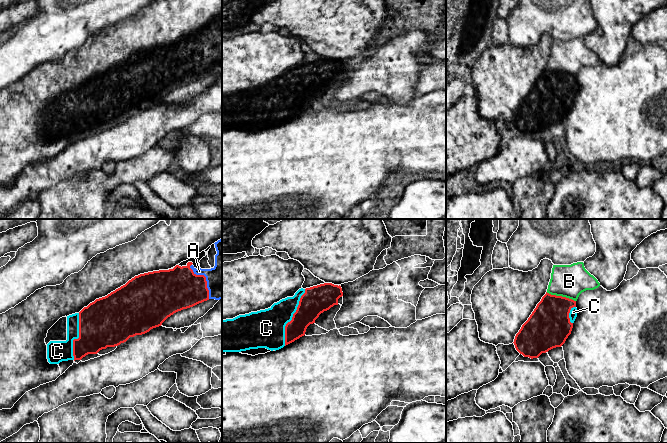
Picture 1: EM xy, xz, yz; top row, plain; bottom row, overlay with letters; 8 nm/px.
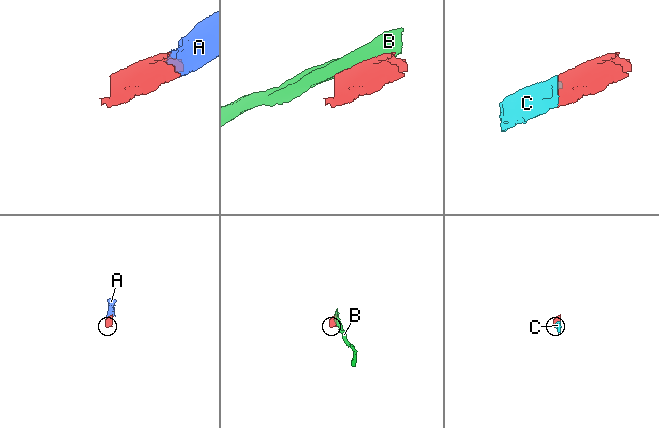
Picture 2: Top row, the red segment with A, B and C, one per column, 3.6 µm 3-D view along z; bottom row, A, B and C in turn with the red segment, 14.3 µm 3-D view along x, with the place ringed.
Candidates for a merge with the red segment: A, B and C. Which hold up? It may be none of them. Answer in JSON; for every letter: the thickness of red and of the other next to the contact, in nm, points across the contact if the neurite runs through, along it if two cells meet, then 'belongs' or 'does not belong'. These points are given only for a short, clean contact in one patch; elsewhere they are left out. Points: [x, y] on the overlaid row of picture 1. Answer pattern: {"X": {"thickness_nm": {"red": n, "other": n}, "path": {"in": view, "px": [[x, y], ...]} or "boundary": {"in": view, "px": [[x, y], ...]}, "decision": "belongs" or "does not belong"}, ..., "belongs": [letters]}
{"A": {"thickness_nm": {"red": 340, "other": 240}, "decision": "belongs"}, "B": {"thickness_nm": {"red": 340, "other": 260}, "decision": "does not belong"}, "C": {"thickness_nm": {"red": 220, "other": 300}, "decision": "belongs"}, "belongs": ["A", "C"]}

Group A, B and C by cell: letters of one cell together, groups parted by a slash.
A C / B

